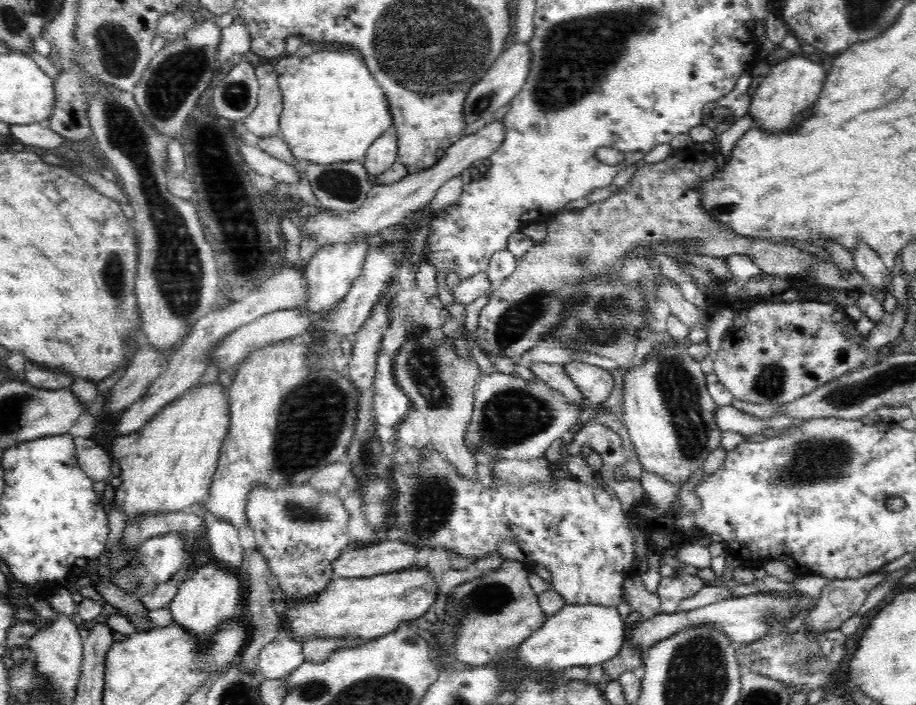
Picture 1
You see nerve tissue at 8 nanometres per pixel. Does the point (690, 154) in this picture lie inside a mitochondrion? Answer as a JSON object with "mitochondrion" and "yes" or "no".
{"mitochondrion":"no"}

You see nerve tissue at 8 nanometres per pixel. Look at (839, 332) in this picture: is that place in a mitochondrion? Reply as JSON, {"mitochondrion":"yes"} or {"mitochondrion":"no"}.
{"mitochondrion":"no"}

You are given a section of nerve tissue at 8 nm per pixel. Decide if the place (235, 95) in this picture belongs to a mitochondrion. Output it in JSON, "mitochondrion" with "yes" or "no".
{"mitochondrion":"yes"}

